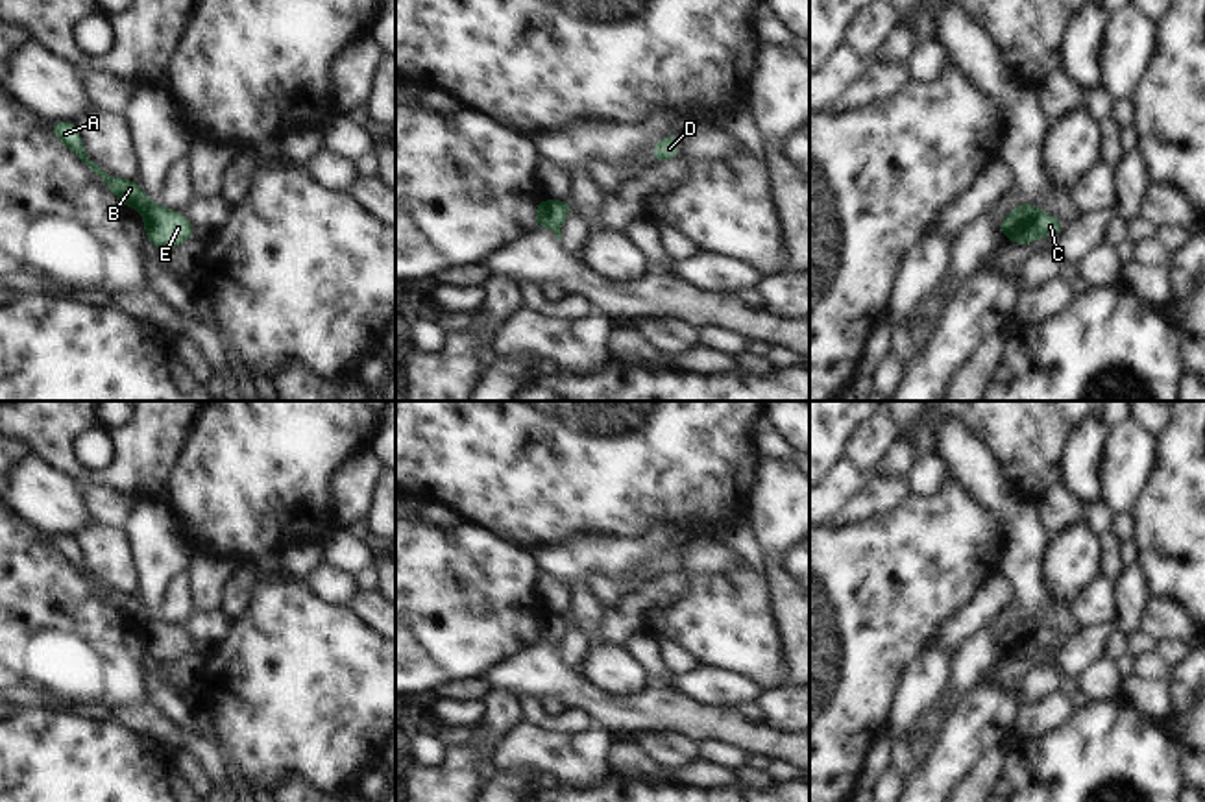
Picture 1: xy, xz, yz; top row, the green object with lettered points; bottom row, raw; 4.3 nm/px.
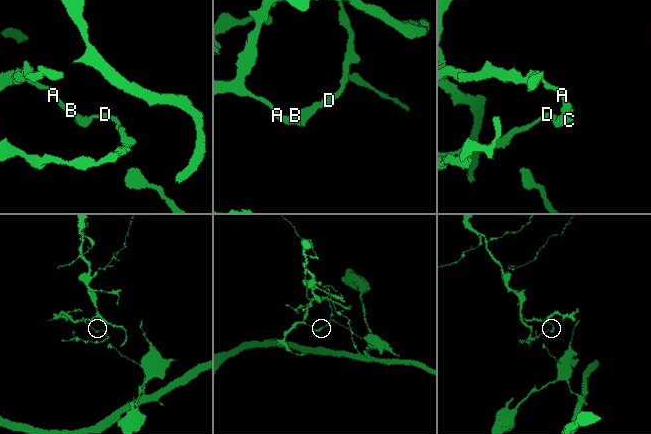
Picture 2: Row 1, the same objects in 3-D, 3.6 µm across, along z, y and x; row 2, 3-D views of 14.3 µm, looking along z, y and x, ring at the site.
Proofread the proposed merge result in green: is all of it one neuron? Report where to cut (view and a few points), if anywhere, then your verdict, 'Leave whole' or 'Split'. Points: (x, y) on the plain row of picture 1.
Split along xy (150, 618), (141, 625). Split

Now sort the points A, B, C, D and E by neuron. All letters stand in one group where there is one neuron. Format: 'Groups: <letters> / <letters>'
Groups: A B / C D E

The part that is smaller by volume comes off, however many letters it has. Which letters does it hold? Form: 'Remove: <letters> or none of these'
Remove: C, D, E

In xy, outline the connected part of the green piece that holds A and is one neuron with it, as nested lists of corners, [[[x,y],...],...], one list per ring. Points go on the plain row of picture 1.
[[[63,534],[50,538],[48,543],[72,565],[76,567],[96,589],[102,591],[105,601],[115,606],[116,614],[137,625],[144,625],[150,619],[142,601],[137,595],[124,591],[111,591],[96,577],[87,571],[85,558],[78,547],[76,536]]]

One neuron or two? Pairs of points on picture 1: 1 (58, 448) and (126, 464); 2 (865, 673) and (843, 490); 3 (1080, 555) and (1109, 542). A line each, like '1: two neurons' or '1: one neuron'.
1: one neuron
2: two neurons
3: two neurons

